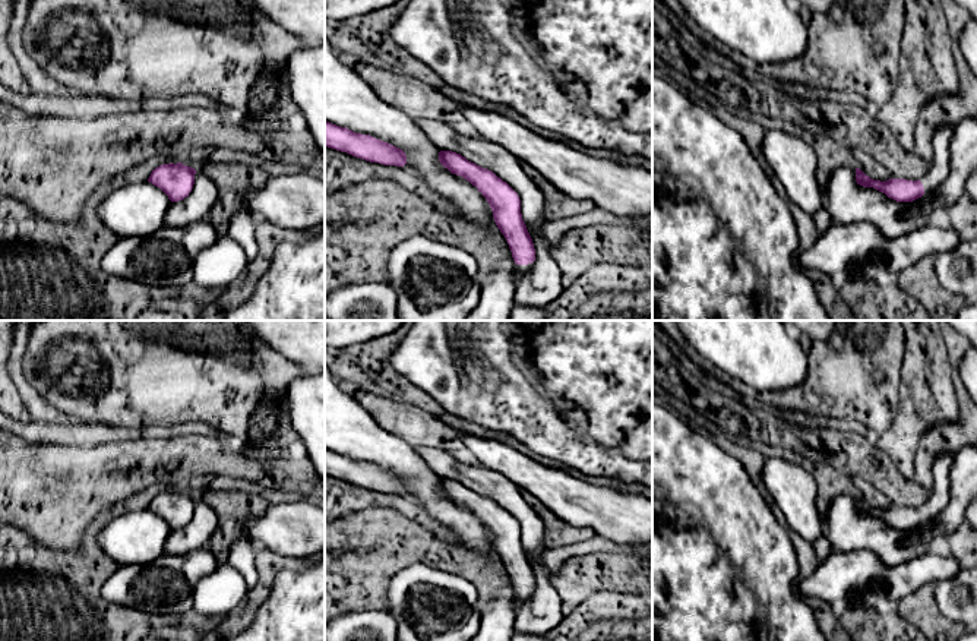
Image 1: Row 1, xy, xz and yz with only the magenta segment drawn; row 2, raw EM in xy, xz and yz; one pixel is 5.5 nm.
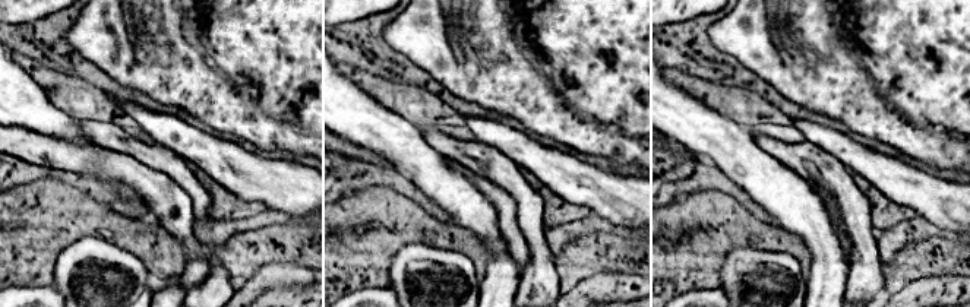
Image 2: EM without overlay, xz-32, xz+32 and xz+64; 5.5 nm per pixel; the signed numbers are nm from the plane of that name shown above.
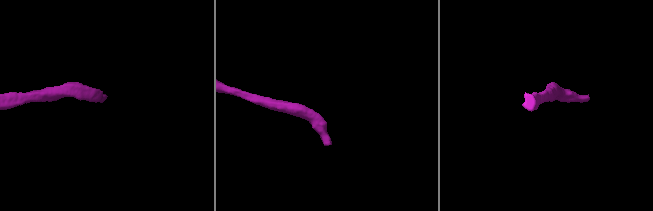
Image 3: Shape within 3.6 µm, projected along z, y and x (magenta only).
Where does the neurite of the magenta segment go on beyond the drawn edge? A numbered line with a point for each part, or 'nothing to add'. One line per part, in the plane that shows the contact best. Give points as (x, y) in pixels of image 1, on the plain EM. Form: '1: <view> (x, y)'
1: xz (521, 597)

